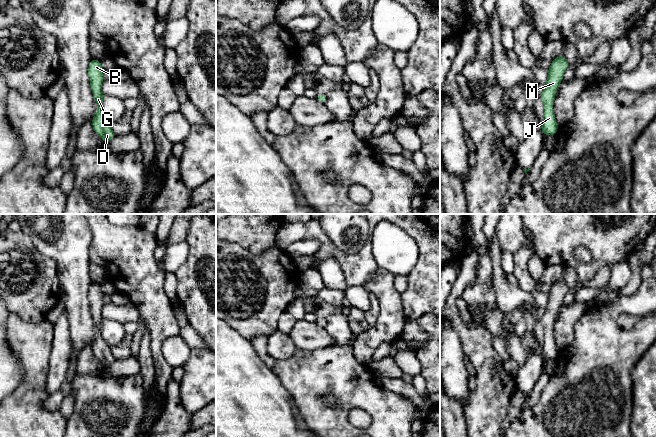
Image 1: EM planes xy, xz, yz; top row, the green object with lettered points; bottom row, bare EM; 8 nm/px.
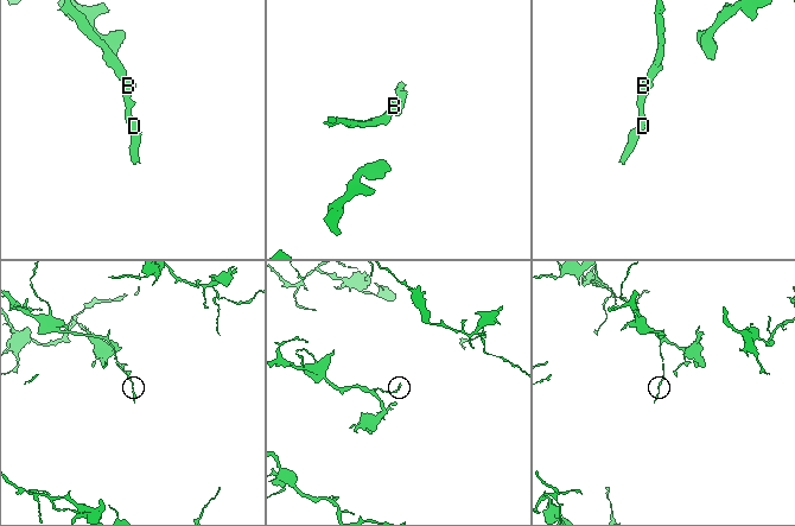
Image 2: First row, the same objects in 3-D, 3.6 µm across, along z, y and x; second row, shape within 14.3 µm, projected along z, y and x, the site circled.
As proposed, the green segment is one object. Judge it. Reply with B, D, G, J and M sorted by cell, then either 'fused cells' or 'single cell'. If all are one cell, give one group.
B D G J M | single cell

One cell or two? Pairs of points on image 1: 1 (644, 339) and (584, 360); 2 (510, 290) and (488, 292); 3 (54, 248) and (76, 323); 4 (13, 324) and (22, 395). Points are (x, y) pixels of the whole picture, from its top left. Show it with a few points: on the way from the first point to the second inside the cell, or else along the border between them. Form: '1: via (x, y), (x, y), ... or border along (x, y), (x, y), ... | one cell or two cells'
1: via (629, 346), (612, 352), (599, 360) | one cell
2: border along (492, 268), (492, 287), (496, 293), (497, 305) | two cells
3: via (73, 267), (76, 304) | one cell
4: via (29, 342), (30, 377) | one cell

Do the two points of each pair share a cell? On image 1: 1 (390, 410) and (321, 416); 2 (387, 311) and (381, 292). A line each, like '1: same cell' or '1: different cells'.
1: same cell
2: same cell

